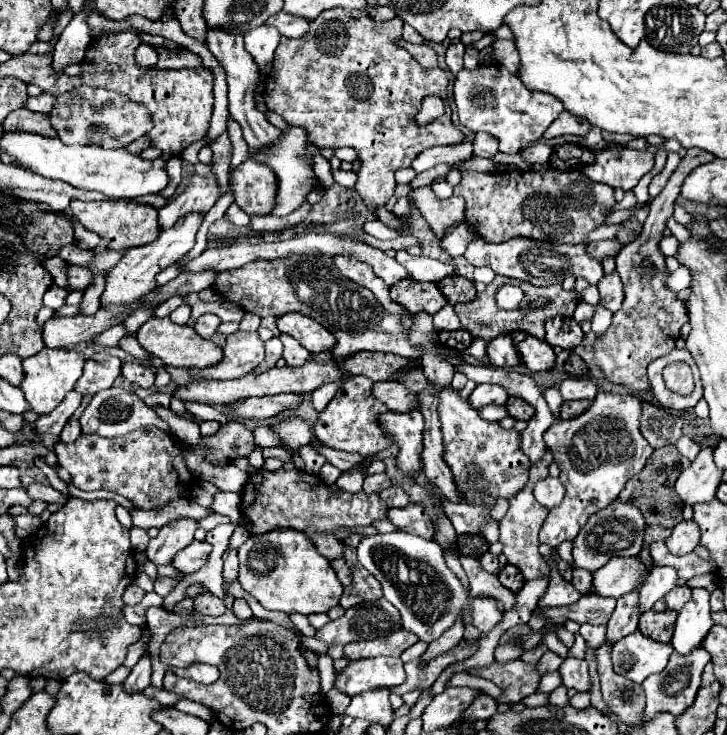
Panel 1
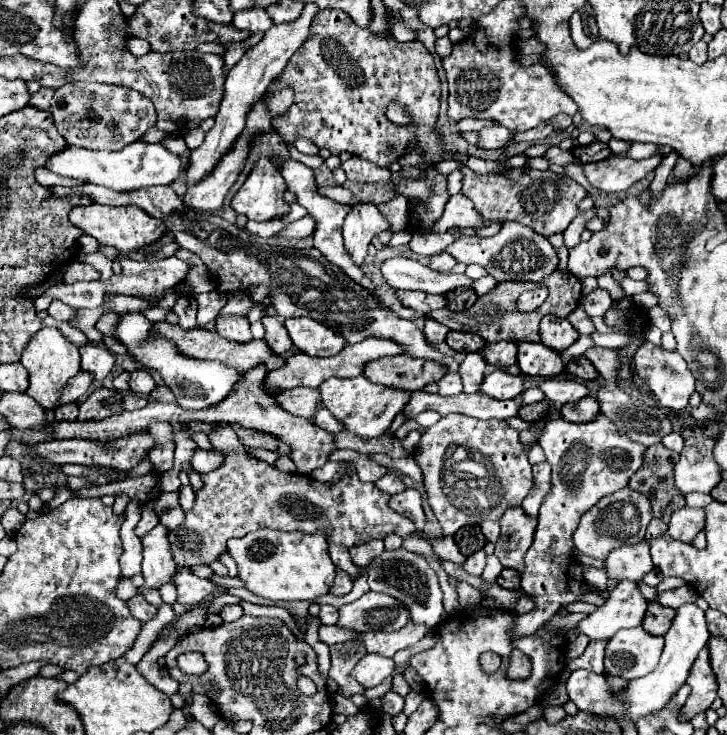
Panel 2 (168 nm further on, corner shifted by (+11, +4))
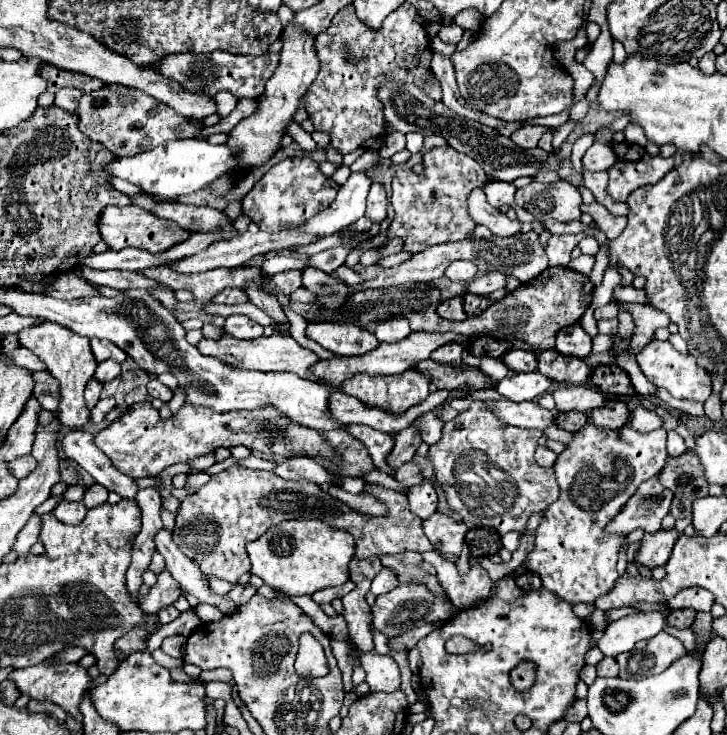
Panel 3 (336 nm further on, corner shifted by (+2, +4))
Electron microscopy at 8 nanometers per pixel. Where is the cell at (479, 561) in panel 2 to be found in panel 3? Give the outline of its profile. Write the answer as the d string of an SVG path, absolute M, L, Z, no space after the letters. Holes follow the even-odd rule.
M425 552L423 560L435 568L439 584L459 610L471 608L491 596L493 580L483 566L471 566L467 574L453 574L453 564L443 560L437 552Z

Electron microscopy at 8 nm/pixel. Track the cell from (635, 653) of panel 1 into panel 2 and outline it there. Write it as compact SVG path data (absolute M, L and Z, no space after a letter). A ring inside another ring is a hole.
M644 628L620 630L606 646L606 672L624 680L648 676L658 666L662 648L664 638L652 636Z

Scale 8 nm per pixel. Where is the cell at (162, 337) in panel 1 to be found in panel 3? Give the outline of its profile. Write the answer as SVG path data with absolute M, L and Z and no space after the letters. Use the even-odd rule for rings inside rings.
M275 332L267 338L261 336L261 338L255 338L255 340L237 340L233 336L223 336L221 340L215 342L215 340L205 340L203 338L197 348L203 356L213 356L213 358L229 364L229 366L235 366L235 368L261 370L261 372L293 372L299 378L317 382L317 376L311 372L311 366L317 364L321 358L317 358L311 350L301 348L291 336L281 334L281 332Z

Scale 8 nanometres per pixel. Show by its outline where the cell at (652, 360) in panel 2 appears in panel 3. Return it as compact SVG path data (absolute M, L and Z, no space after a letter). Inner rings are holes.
M651 340L637 356L637 364L641 368L641 372L647 376L647 380L651 384L655 384L657 388L665 388L667 392L671 392L673 398L693 398L693 400L701 400L705 402L711 394L711 376L697 366L695 358L691 354L681 354L677 352L669 342L659 342L659 340Z

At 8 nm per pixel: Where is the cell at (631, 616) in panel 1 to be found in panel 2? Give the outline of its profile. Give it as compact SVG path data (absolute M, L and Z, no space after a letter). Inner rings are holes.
M590 640L588 648L584 650L582 656L568 660L566 662L566 670L576 670L576 668L586 668L590 672L602 674L604 672L604 648L606 648L606 640Z

